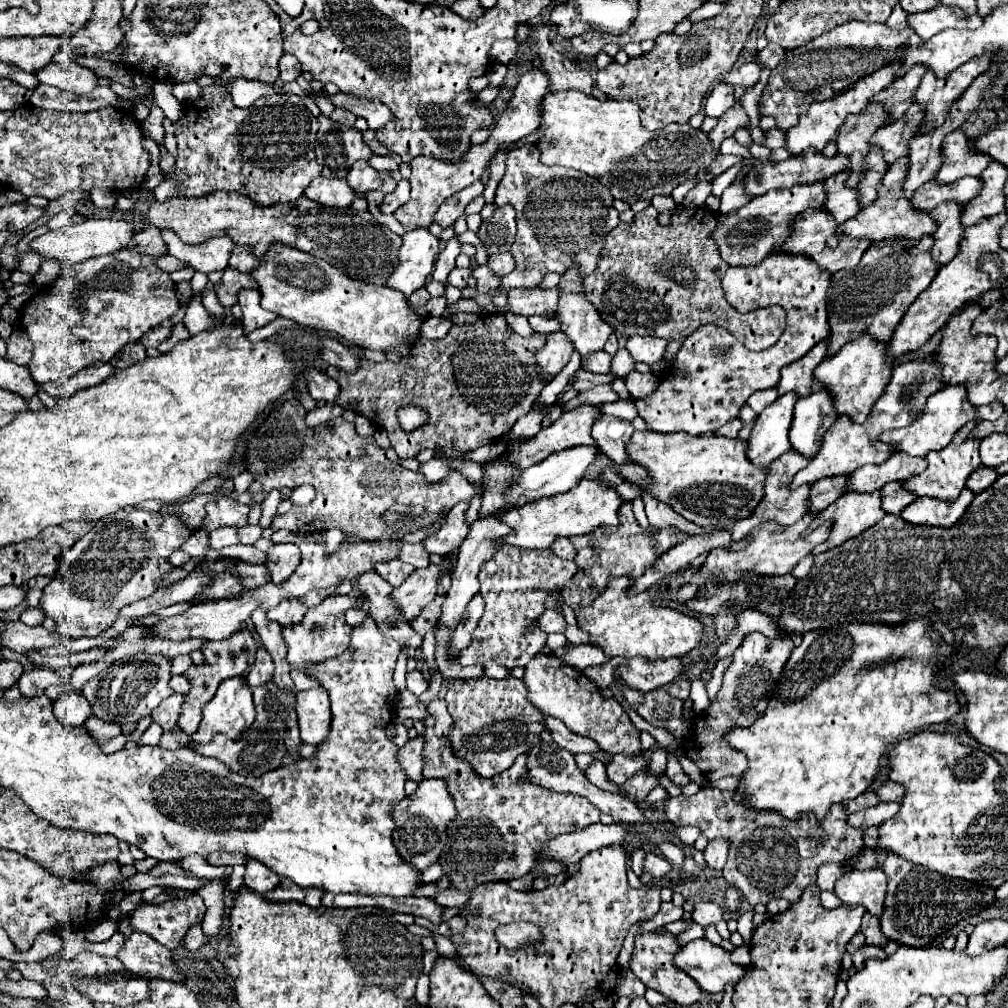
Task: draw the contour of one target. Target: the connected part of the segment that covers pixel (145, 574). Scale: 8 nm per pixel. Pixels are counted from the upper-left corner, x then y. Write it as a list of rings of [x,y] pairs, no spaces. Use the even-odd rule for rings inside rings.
[[[120,510],[98,520],[86,536],[64,552],[58,572],[40,598],[44,614],[56,622],[60,634],[92,638],[104,634],[124,606],[156,592],[156,578],[172,570],[168,556],[180,550],[192,534],[194,530],[188,530],[176,514]]]

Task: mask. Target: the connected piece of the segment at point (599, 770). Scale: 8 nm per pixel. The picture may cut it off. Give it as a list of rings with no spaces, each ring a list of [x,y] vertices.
[[[600,760],[592,762],[592,766],[586,770],[586,776],[588,776],[588,780],[590,780],[592,784],[596,784],[598,788],[608,790],[608,792],[618,794],[618,796],[624,796],[624,792],[620,790],[620,786],[608,782],[608,774],[606,774],[606,766],[604,766],[604,762],[600,762]]]

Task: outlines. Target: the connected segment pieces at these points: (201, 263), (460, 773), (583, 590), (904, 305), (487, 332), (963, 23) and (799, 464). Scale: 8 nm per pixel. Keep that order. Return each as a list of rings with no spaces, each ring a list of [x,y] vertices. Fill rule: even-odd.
[[[160,230],[160,234],[168,246],[168,254],[204,274],[224,270],[228,266],[228,254],[232,254],[232,250],[236,248],[236,242],[232,242],[232,238],[210,238],[200,246],[188,246],[180,242],[180,238],[176,238],[176,234],[172,234],[170,230]]]
[[[434,698],[426,708],[430,718],[424,720],[424,778],[446,780],[458,810],[458,818],[448,824],[448,842],[438,860],[446,876],[452,880],[452,888],[472,890],[484,882],[520,878],[530,872],[536,858],[548,858],[540,848],[552,838],[572,830],[582,830],[600,820],[600,810],[596,810],[588,798],[544,790],[530,782],[526,754],[516,758],[504,774],[498,774],[496,778],[480,778],[468,762],[456,758],[456,752],[452,752],[452,742],[448,742],[452,716],[446,710],[446,702]]]
[[[624,504],[620,508],[620,526],[618,528],[596,528],[592,534],[586,536],[576,536],[570,538],[570,542],[576,546],[578,556],[574,558],[574,562],[584,570],[584,578],[580,584],[568,584],[562,592],[564,604],[568,604],[570,608],[574,606],[588,606],[588,602],[592,602],[592,598],[598,598],[604,592],[604,584],[610,582],[616,576],[630,576],[630,578],[640,578],[640,574],[644,574],[644,570],[648,570],[648,566],[654,566],[656,558],[660,558],[660,554],[666,554],[668,548],[676,546],[676,542],[684,542],[684,538],[690,538],[692,534],[682,532],[678,528],[642,528],[634,514],[632,514],[632,504]]]
[[[926,236],[918,244],[908,242],[908,238],[900,238],[896,242],[874,242],[862,256],[856,268],[852,270],[840,270],[832,276],[830,288],[828,288],[828,320],[832,338],[824,342],[818,342],[804,358],[784,366],[778,392],[796,392],[798,396],[812,394],[820,390],[820,382],[812,378],[814,368],[828,356],[834,356],[846,342],[854,340],[856,336],[868,332],[874,338],[882,342],[890,342],[896,324],[900,324],[902,316],[906,314],[908,306],[918,298],[918,294],[932,282],[936,276],[940,264],[932,260],[930,248],[934,238]]]
[[[482,316],[478,326],[476,324],[454,324],[452,330],[444,340],[426,340],[420,338],[416,342],[412,356],[402,358],[400,362],[368,362],[362,360],[360,368],[354,374],[348,374],[338,368],[328,368],[326,374],[332,376],[340,384],[340,400],[342,408],[356,406],[356,414],[368,418],[374,426],[384,426],[390,438],[392,448],[400,458],[416,458],[418,452],[432,448],[432,450],[458,450],[458,452],[472,452],[480,446],[492,444],[500,436],[508,434],[514,426],[516,418],[526,416],[532,410],[532,404],[538,400],[542,388],[546,386],[544,378],[540,378],[536,370],[536,350],[542,342],[534,338],[522,338],[500,320],[502,316]],[[400,406],[420,406],[428,414],[428,422],[418,430],[406,432],[400,430],[398,422],[398,408]]]
[[[938,4],[936,8],[922,12],[922,14],[910,14],[908,16],[908,24],[910,28],[924,40],[932,38],[934,34],[938,34],[940,30],[946,28],[966,28],[966,30],[976,30],[984,24],[984,18],[980,14],[968,16],[964,12],[958,12],[956,8],[950,6],[942,6]]]
[[[788,450],[788,454],[782,454],[780,458],[776,458],[776,462],[772,462],[772,466],[768,466],[768,478],[764,482],[764,486],[766,486],[764,492],[766,494],[764,494],[760,506],[754,510],[754,514],[750,518],[740,520],[740,522],[730,526],[732,538],[736,538],[736,540],[746,538],[758,524],[762,524],[766,520],[776,520],[776,522],[780,522],[784,526],[790,526],[790,524],[798,522],[806,514],[806,510],[808,510],[808,498],[810,498],[810,488],[812,486],[800,486],[800,490],[792,490],[790,482],[794,478],[794,474],[798,470],[802,470],[806,464],[808,464],[808,458],[796,454],[796,450]]]

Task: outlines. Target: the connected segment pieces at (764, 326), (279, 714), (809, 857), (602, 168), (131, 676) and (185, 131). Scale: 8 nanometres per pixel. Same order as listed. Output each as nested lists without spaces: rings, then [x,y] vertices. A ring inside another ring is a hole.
[[[648,206],[638,212],[632,222],[620,222],[610,230],[602,248],[598,268],[584,278],[584,296],[596,306],[600,318],[608,322],[618,336],[660,336],[666,340],[682,342],[704,324],[716,324],[734,334],[748,350],[766,350],[784,332],[786,314],[782,306],[770,306],[756,312],[740,314],[734,310],[722,292],[720,280],[730,268],[712,242],[712,230],[718,226],[718,214],[708,208],[674,208],[672,222],[668,226],[658,222],[658,210]]]
[[[274,680],[268,682],[268,686],[252,688],[252,692],[254,692],[256,720],[248,730],[244,730],[244,734],[238,740],[228,740],[222,734],[216,734],[216,738],[212,738],[212,742],[208,742],[208,744],[188,742],[188,748],[192,748],[192,750],[198,748],[198,754],[216,758],[216,760],[224,762],[230,770],[236,770],[236,774],[244,774],[244,776],[248,776],[248,774],[260,776],[260,774],[280,766],[282,758],[286,754],[286,744],[284,744],[286,718],[284,718],[284,710],[286,708],[296,708],[296,692],[278,688]]]
[[[700,788],[694,796],[680,794],[666,802],[666,818],[676,826],[702,828],[702,834],[708,840],[728,838],[732,842],[728,862],[724,866],[722,874],[730,886],[740,890],[740,894],[744,896],[744,900],[750,906],[768,904],[772,898],[786,898],[794,904],[800,900],[804,888],[816,882],[816,872],[824,862],[842,864],[842,862],[848,862],[850,858],[854,858],[864,848],[864,838],[862,838],[860,828],[854,828],[848,824],[848,816],[856,810],[876,806],[880,802],[880,798],[876,798],[876,792],[866,792],[856,800],[834,804],[824,820],[818,820],[816,814],[802,814],[800,818],[796,818],[796,822],[792,822],[792,820],[786,820],[782,814],[776,814],[776,810],[748,810],[748,806],[744,806],[744,802],[732,802],[734,796],[736,796],[734,792],[724,792],[718,788]]]
[[[566,90],[566,92],[550,92],[544,96],[542,102],[542,128],[544,136],[538,140],[538,148],[542,150],[542,162],[546,166],[564,166],[564,168],[576,168],[596,180],[600,180],[604,186],[610,188],[614,198],[636,202],[638,198],[650,200],[656,194],[668,196],[674,186],[688,182],[696,178],[696,170],[706,168],[712,160],[720,156],[720,150],[712,150],[708,146],[708,132],[700,128],[692,128],[690,124],[668,124],[660,130],[646,130],[640,122],[642,110],[636,106],[636,102],[618,102],[618,100],[606,100],[600,102],[594,96],[588,96],[584,92]]]
[[[138,652],[136,656],[112,662],[84,686],[82,694],[86,696],[94,716],[98,718],[116,724],[138,722],[142,716],[160,706],[164,698],[174,694],[174,690],[170,688],[170,678],[172,678],[170,668],[172,668],[172,658],[164,654]]]
[[[206,86],[204,98],[184,106],[184,116],[176,122],[178,158],[174,168],[174,180],[190,186],[192,196],[212,194],[216,190],[236,190],[250,196],[260,206],[272,206],[278,202],[292,202],[302,196],[312,178],[320,176],[322,166],[314,156],[314,138],[318,132],[318,120],[306,106],[298,104],[266,104],[266,96],[258,98],[248,110],[234,106],[232,96],[222,86]]]

